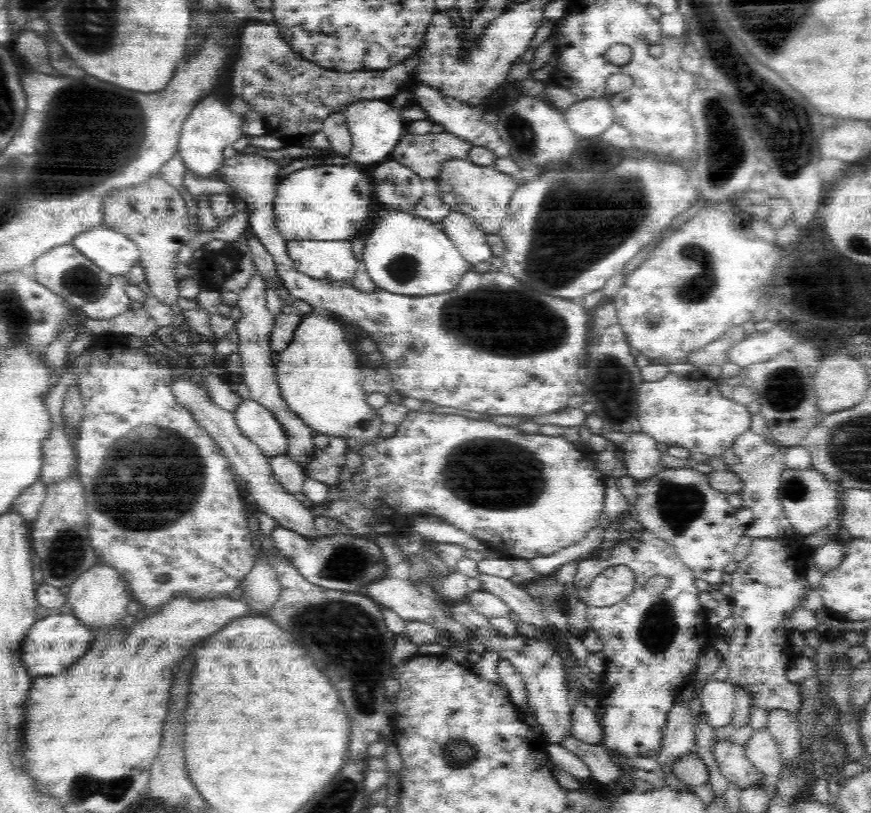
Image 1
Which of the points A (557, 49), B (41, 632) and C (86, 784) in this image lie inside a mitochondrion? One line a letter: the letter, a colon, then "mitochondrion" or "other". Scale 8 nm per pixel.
A: other
B: other
C: mitochondrion

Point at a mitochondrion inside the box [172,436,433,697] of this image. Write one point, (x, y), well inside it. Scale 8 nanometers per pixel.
(347, 562)

